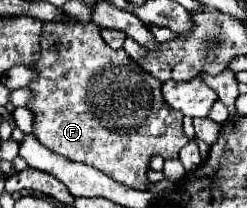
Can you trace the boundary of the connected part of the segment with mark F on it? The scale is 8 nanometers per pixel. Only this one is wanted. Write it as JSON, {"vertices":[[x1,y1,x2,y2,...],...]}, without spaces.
{"vertices":[[44,22,42,26,42,62,30,66,38,72,38,80,30,84,34,98,28,108,34,112,34,136,48,146,48,150,62,154,70,160,84,162,106,172,116,182,134,188,148,190,148,164,154,154,162,154,164,160,178,158,180,148,188,142,182,132,182,114,166,106,160,82,144,72,124,50,112,50,102,40,102,28,94,22,86,26,70,22]]}

